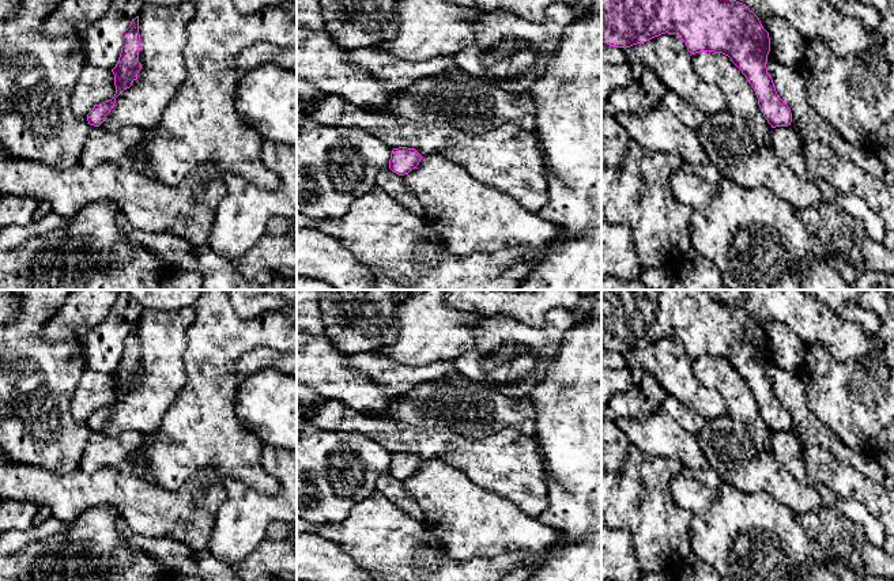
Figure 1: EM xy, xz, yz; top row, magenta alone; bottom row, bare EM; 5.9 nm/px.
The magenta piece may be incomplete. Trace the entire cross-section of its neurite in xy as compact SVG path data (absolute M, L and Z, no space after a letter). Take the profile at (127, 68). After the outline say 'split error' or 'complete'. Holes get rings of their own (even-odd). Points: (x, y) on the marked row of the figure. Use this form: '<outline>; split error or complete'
M136 16L129 27L121 33L121 53L116 67L112 69L116 94L112 99L94 105L93 110L87 114L90 125L99 127L113 109L116 98L137 79L137 73L142 69L139 63L140 45L139 16Z; complete

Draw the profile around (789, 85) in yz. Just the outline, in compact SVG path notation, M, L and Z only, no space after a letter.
M770 52L766 68L773 79L777 94L788 105L792 118L797 122L796 132L804 140L816 140L826 144L842 158L865 170L870 176L886 184L894 184L894 173L879 161L874 150L865 150L848 143L808 105L800 69L792 69L777 63Z

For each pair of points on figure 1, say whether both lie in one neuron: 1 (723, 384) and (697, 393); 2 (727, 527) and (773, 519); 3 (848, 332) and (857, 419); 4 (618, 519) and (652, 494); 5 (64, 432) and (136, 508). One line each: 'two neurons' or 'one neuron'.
1: two neurons
2: one neuron
3: two neurons
4: one neuron
5: two neurons

